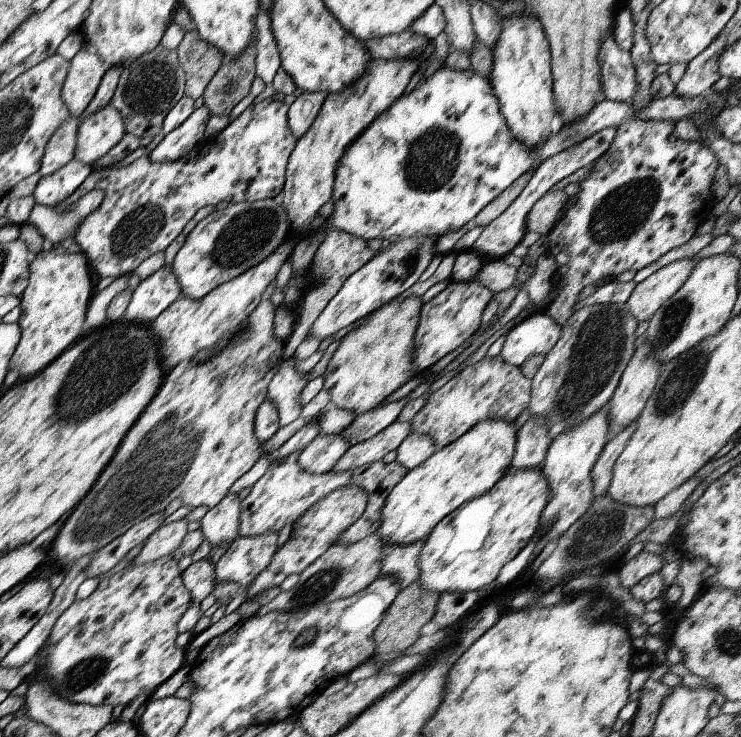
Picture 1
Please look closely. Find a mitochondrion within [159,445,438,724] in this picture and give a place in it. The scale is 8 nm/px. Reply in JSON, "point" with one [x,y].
{"point":[322,583]}

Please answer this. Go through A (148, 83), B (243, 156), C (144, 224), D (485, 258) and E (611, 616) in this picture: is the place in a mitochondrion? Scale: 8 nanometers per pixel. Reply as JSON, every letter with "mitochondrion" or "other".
{"A":"mitochondrion","B":"other","C":"mitochondrion","D":"other","E":"other"}

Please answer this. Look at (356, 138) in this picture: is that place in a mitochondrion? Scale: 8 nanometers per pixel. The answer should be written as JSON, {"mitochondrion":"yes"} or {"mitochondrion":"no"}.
{"mitochondrion":"no"}

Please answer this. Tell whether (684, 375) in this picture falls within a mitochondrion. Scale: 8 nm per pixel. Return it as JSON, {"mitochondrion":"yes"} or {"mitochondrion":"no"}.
{"mitochondrion":"yes"}

